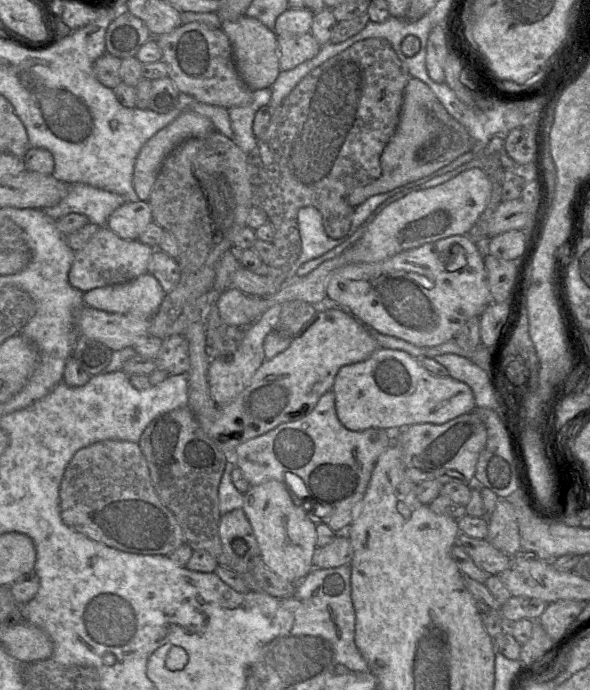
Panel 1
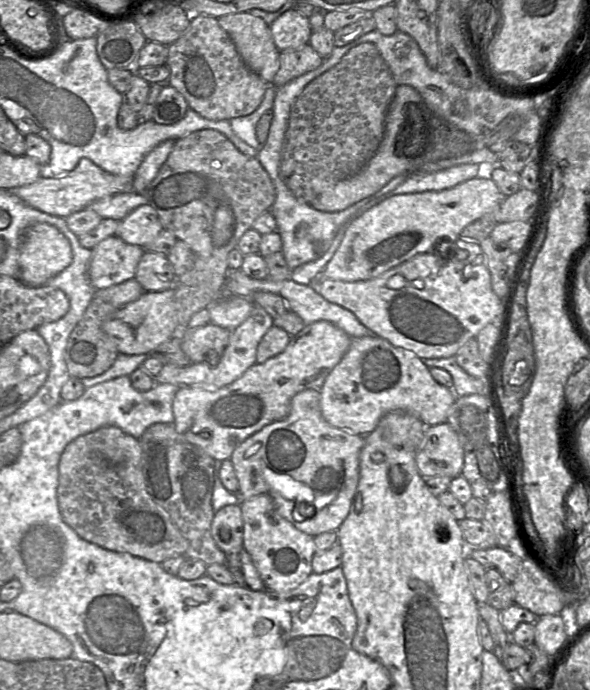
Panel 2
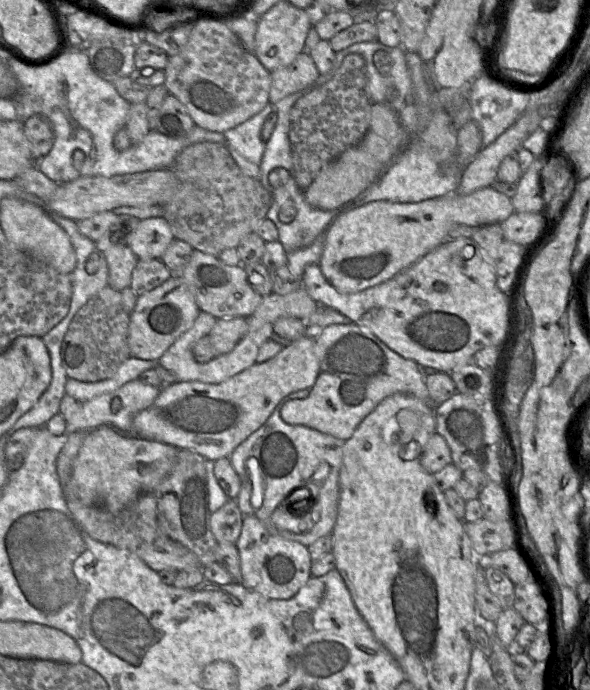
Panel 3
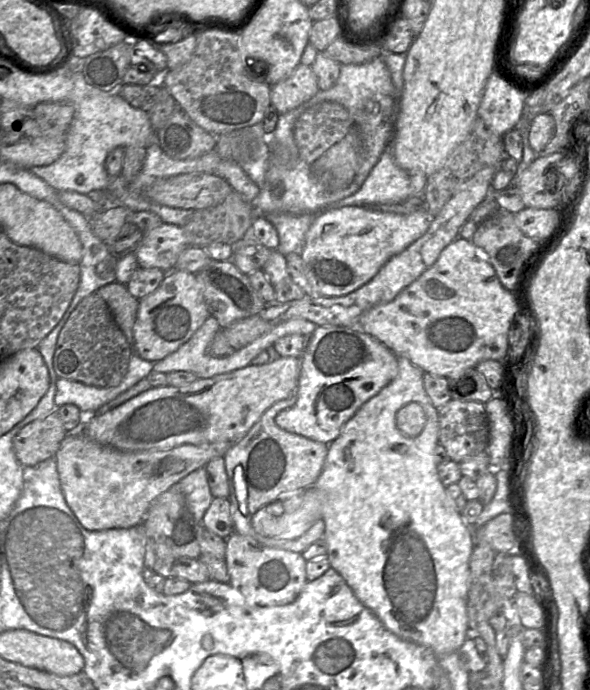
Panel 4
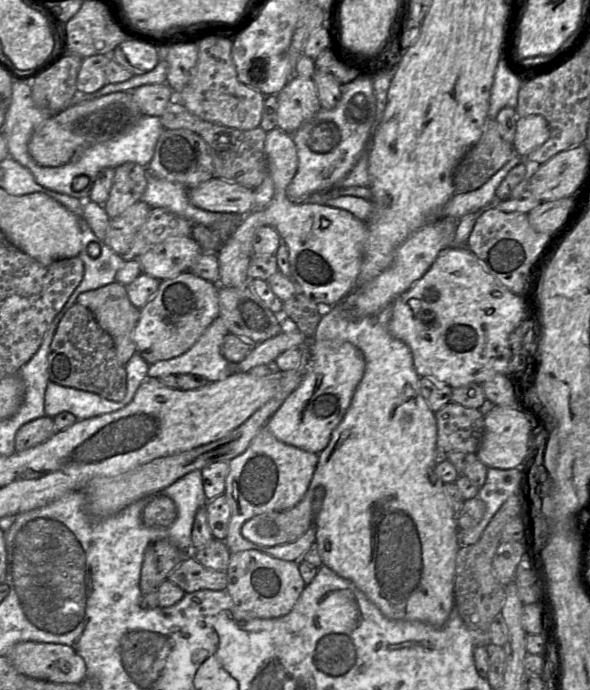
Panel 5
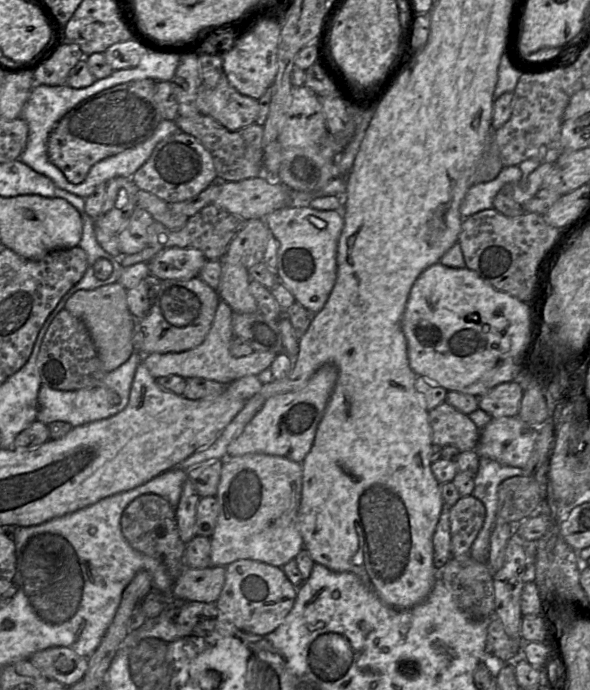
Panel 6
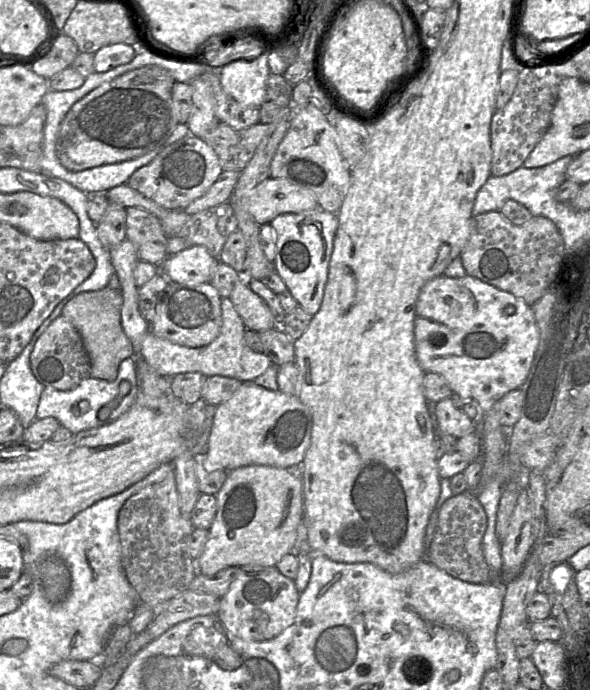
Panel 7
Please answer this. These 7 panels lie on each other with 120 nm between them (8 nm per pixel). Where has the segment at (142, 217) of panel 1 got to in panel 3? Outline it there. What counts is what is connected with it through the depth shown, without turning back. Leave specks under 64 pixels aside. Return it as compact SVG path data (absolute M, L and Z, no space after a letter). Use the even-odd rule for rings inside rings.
M154 217L140 220L127 246L139 260L160 259L173 239L169 223L163 217Z

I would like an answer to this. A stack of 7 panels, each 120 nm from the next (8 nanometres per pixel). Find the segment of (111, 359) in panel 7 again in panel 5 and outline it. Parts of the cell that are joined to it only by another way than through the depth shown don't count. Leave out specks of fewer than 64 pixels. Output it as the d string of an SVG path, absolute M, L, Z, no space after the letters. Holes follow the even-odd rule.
M115 281L100 288L85 291L78 296L76 303L87 307L99 326L112 337L117 360L125 365L136 353L133 332L140 317L140 309L131 303L126 286Z

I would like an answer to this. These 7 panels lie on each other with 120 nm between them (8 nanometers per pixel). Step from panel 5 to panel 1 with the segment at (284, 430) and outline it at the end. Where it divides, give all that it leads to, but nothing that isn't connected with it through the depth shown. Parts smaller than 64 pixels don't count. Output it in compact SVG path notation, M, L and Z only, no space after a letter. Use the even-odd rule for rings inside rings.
M379 348L368 359L341 367L331 389L335 394L335 409L340 422L351 431L368 428L406 428L421 423L444 424L460 415L474 411L476 403L472 389L464 382L432 375L418 359L404 351Z

